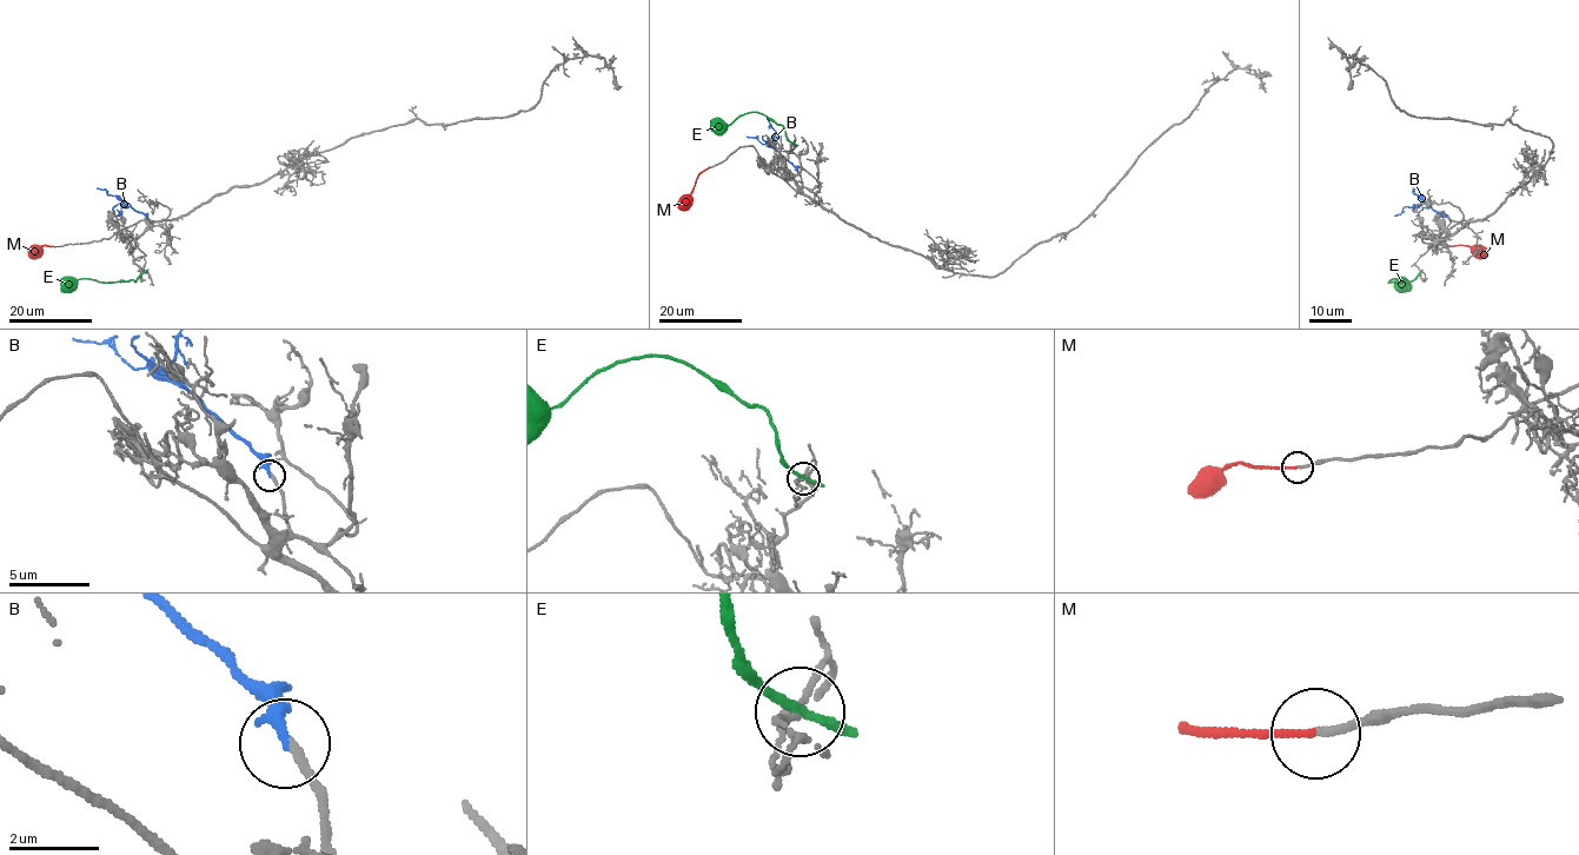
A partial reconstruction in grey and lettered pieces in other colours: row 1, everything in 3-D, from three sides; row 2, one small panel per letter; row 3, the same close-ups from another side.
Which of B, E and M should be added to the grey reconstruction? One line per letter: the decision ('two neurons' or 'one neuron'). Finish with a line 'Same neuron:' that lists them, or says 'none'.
B: one neuron
E: two neurons
M: one neuron
Same neuron: B, M

